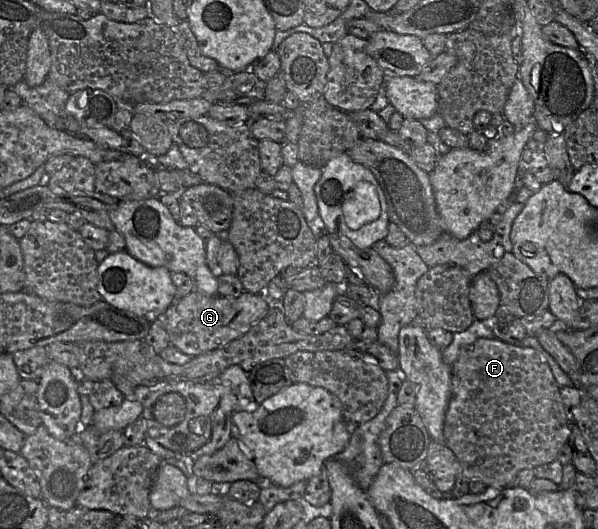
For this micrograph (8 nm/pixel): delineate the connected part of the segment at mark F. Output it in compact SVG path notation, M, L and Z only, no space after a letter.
M479 338L461 349L451 365L452 395L445 414L445 445L460 463L462 476L503 489L523 469L557 460L558 453L571 435L571 418L565 408L560 386L540 352L512 345L498 338Z

